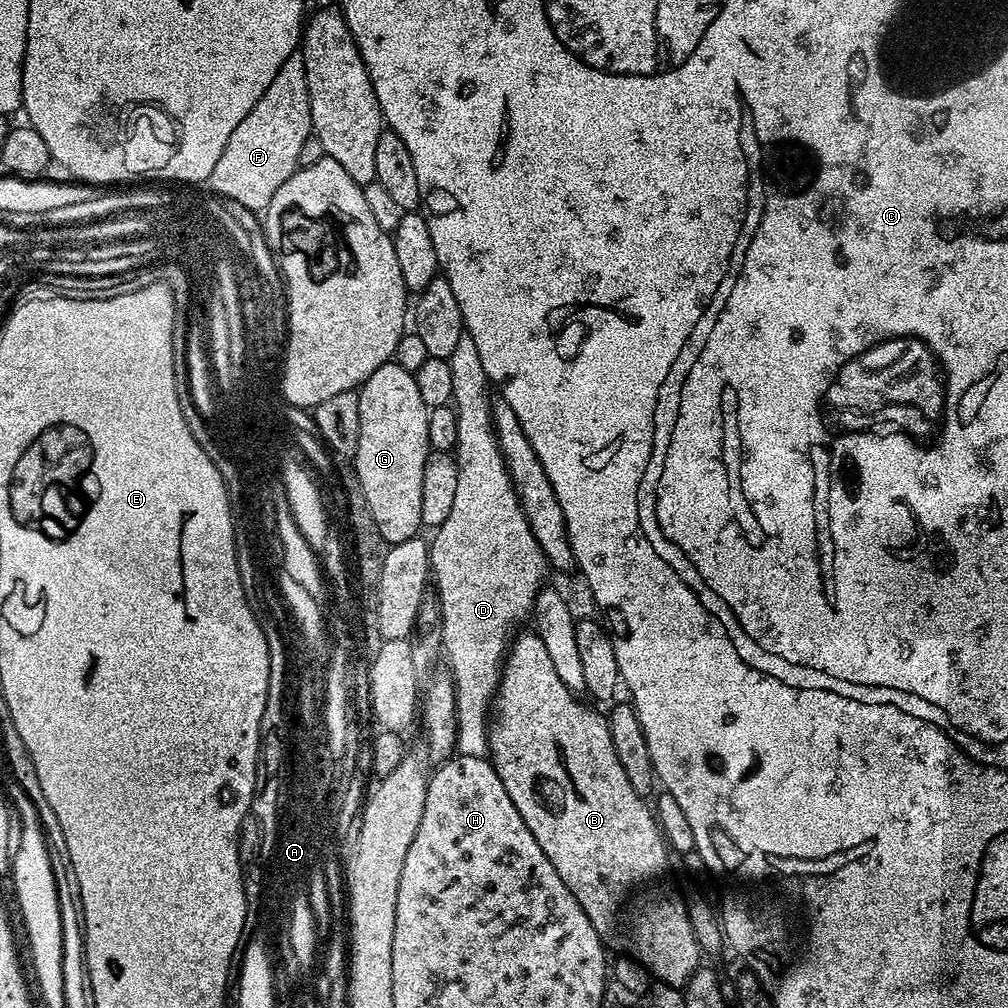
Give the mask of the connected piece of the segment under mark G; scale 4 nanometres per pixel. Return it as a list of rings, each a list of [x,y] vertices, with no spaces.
[[[394,362],[378,366],[374,374],[360,385],[360,421],[362,430],[358,434],[358,450],[354,457],[356,466],[355,483],[359,484],[366,498],[366,506],[378,526],[378,533],[389,544],[401,544],[413,539],[422,525],[422,470],[426,466],[428,447],[429,408],[418,394],[418,382],[413,373],[402,370]]]

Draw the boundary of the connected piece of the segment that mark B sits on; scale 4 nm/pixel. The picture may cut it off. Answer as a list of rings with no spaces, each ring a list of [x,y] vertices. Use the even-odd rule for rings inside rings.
[[[528,630],[517,640],[515,637],[502,661],[500,682],[494,693],[494,715],[491,717],[488,730],[488,751],[492,765],[496,767],[498,778],[502,778],[502,786],[506,786],[506,794],[510,794],[510,802],[518,806],[518,814],[522,814],[522,822],[530,826],[530,834],[534,834],[538,846],[542,846],[542,854],[550,858],[550,866],[554,866],[554,870],[558,870],[558,878],[566,882],[566,890],[570,890],[570,894],[578,898],[578,906],[586,910],[586,918],[590,918],[590,926],[594,926],[594,930],[605,945],[609,949],[617,948],[620,954],[627,954],[633,960],[639,960],[657,981],[677,986],[683,985],[702,964],[700,960],[702,949],[696,940],[694,930],[690,930],[686,903],[681,897],[679,900],[676,896],[663,896],[660,892],[652,892],[648,897],[640,896],[640,892],[646,891],[667,870],[670,848],[660,832],[655,811],[650,807],[649,801],[636,793],[634,786],[630,786],[630,778],[626,778],[626,770],[622,770],[622,762],[618,762],[618,754],[614,752],[614,738],[610,738],[607,715],[603,711],[595,712],[591,708],[593,707],[591,703],[583,704],[580,699],[577,693],[570,691],[564,685],[562,678],[558,678],[558,673],[554,670],[554,662],[550,662],[550,654],[546,654],[546,646],[542,646],[542,638],[537,636],[535,631]]]

